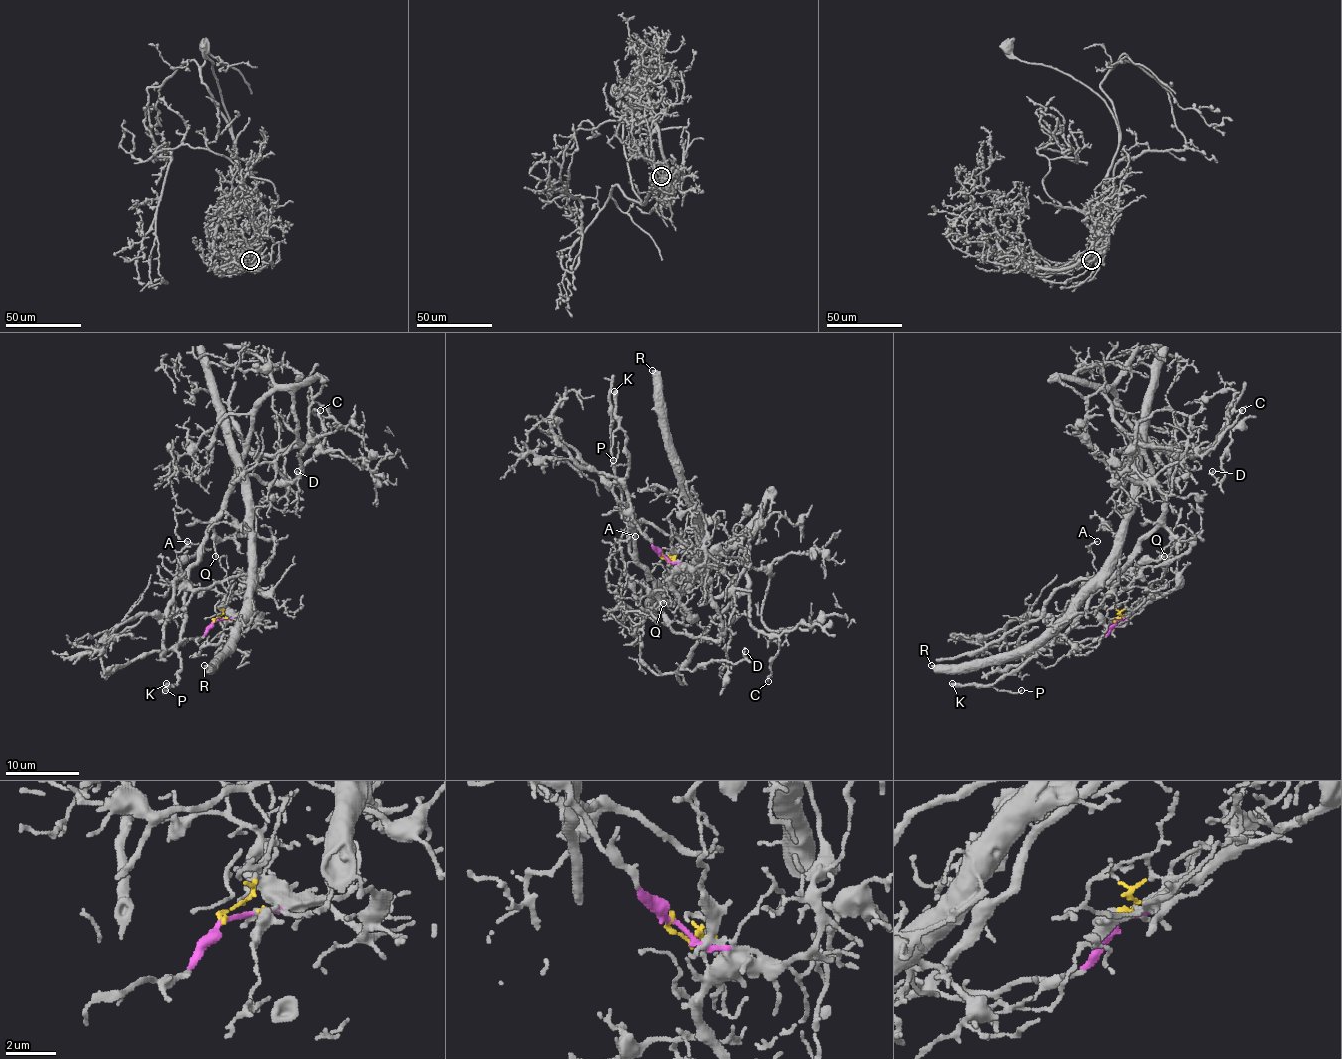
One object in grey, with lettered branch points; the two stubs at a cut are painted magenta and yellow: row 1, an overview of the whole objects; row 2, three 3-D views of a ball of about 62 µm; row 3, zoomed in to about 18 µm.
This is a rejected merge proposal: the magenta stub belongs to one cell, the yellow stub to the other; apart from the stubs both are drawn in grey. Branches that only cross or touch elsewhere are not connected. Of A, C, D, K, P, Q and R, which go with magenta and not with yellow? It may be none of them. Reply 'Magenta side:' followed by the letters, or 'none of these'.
Magenta side: A, C, D, K, P, Q

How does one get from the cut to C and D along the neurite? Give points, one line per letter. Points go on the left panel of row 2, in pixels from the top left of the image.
C: (214, 621), (180, 640), (186, 571), (251, 416), (286, 390), (299, 443), (331, 455), (320, 410)
D: (214, 621), (180, 640), (186, 571), (277, 390), (299, 443), (253, 455), (236, 430), (297, 471)

